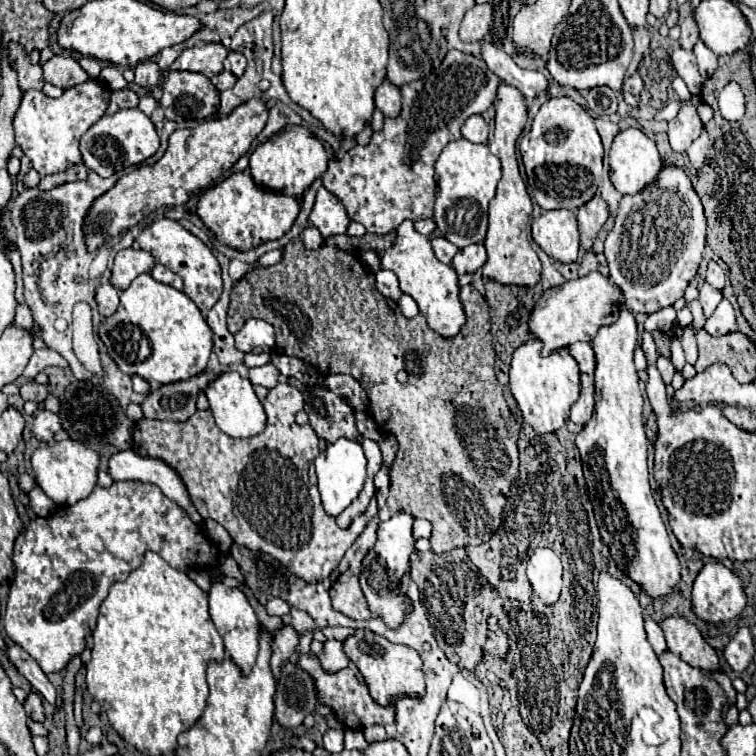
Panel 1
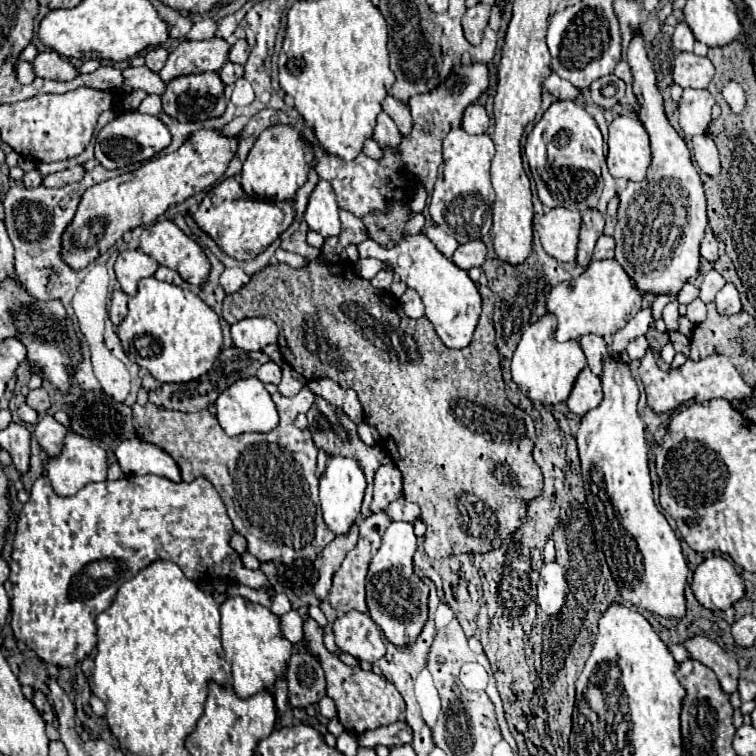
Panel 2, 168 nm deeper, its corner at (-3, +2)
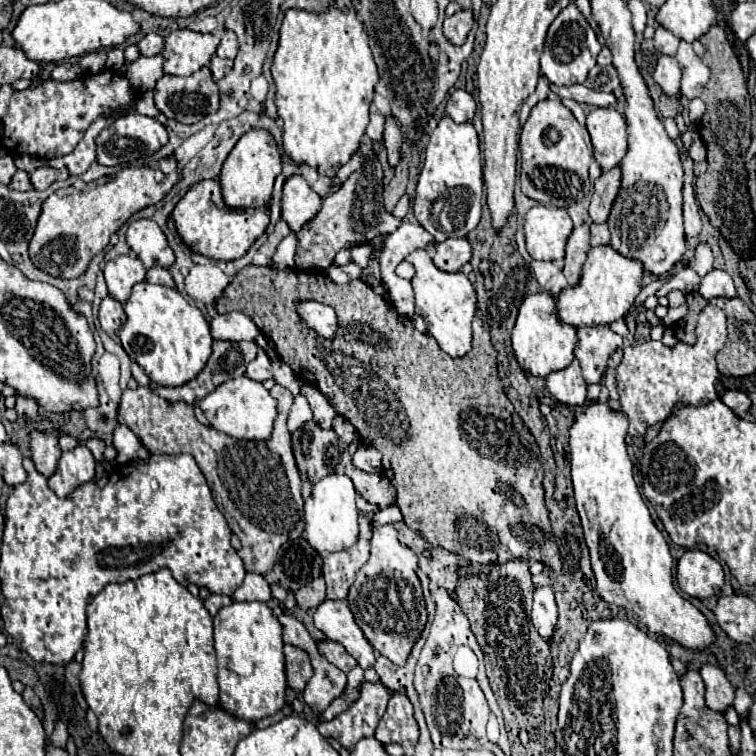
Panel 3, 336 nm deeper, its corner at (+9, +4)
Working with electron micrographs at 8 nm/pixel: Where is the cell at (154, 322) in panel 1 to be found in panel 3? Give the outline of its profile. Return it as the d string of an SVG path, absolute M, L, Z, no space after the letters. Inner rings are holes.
M140 282L134 286L132 296L124 304L124 312L126 322L118 330L118 340L122 342L128 356L138 362L148 378L158 386L186 384L206 366L206 360L212 354L210 326L204 314L196 306L188 304L176 288ZM142 340L148 346L144 346L144 352L134 352L132 342L142 344Z

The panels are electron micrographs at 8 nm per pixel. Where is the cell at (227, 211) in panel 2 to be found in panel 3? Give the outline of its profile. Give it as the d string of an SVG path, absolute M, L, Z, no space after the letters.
M202 180L200 184L194 184L186 192L186 196L176 204L172 218L182 240L194 252L208 256L212 260L236 260L244 256L270 224L270 214L264 210L248 212L228 208L222 200L222 188L218 180Z

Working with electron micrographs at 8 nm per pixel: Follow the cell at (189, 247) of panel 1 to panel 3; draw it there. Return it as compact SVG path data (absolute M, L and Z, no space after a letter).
M142 218L132 222L126 230L126 240L146 268L152 268L152 266L170 268L176 262L176 256L164 232L154 220Z

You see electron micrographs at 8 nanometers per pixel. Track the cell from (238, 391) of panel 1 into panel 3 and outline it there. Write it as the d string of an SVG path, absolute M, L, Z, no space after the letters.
M240 376L220 384L214 392L200 400L200 408L204 410L212 428L236 440L266 440L276 418L276 400L260 382L254 382L248 376Z

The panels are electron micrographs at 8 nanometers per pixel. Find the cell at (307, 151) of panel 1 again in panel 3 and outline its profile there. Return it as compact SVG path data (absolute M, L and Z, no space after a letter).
M254 128L246 132L234 150L228 154L222 172L220 172L220 184L222 184L222 196L224 202L230 208L262 208L266 210L272 198L272 188L276 176L282 174L282 160L276 146L274 136L264 128Z

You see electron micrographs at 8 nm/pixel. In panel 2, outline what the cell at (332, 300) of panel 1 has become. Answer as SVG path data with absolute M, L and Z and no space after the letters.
M304 222L290 238L282 240L282 248L288 252L302 248L308 266L296 270L288 264L272 264L256 272L246 286L224 298L224 320L234 324L252 316L272 318L280 326L280 350L294 370L306 380L330 378L358 394L364 422L378 430L380 446L388 450L402 472L406 500L420 506L420 520L426 524L424 548L430 558L488 554L500 548L508 536L526 524L526 504L542 492L542 472L532 458L534 420L516 408L504 392L492 326L492 290L478 286L484 304L472 344L462 350L448 350L428 318L408 318L390 294L386 300L386 292L374 290L368 280L350 276L346 264L326 266L320 260L320 250L306 244Z

